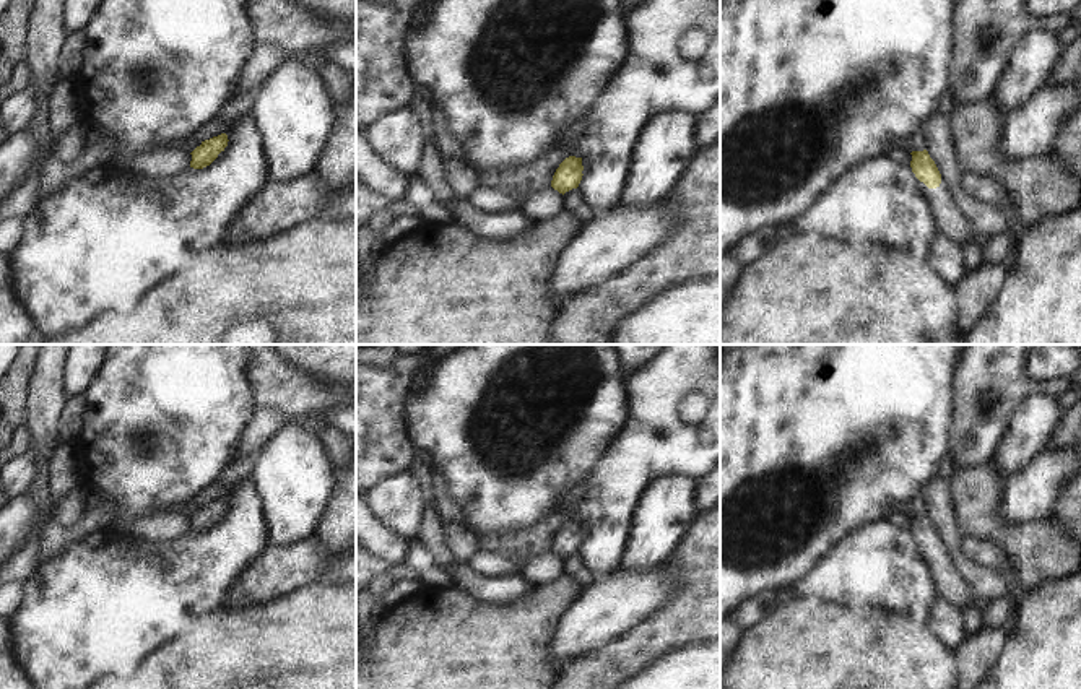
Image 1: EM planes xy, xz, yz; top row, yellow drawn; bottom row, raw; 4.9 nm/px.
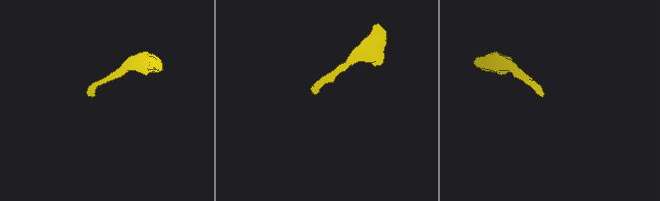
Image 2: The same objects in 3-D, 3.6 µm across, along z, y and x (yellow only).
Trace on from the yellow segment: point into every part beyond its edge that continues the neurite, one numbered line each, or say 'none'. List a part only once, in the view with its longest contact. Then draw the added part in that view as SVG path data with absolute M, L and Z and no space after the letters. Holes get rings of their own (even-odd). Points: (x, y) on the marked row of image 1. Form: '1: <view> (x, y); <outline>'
1: yz (950, 221); M941 187L928 188L930 203L938 231L946 234L954 244L962 245L969 239L979 239L969 221L959 213L953 195Z

